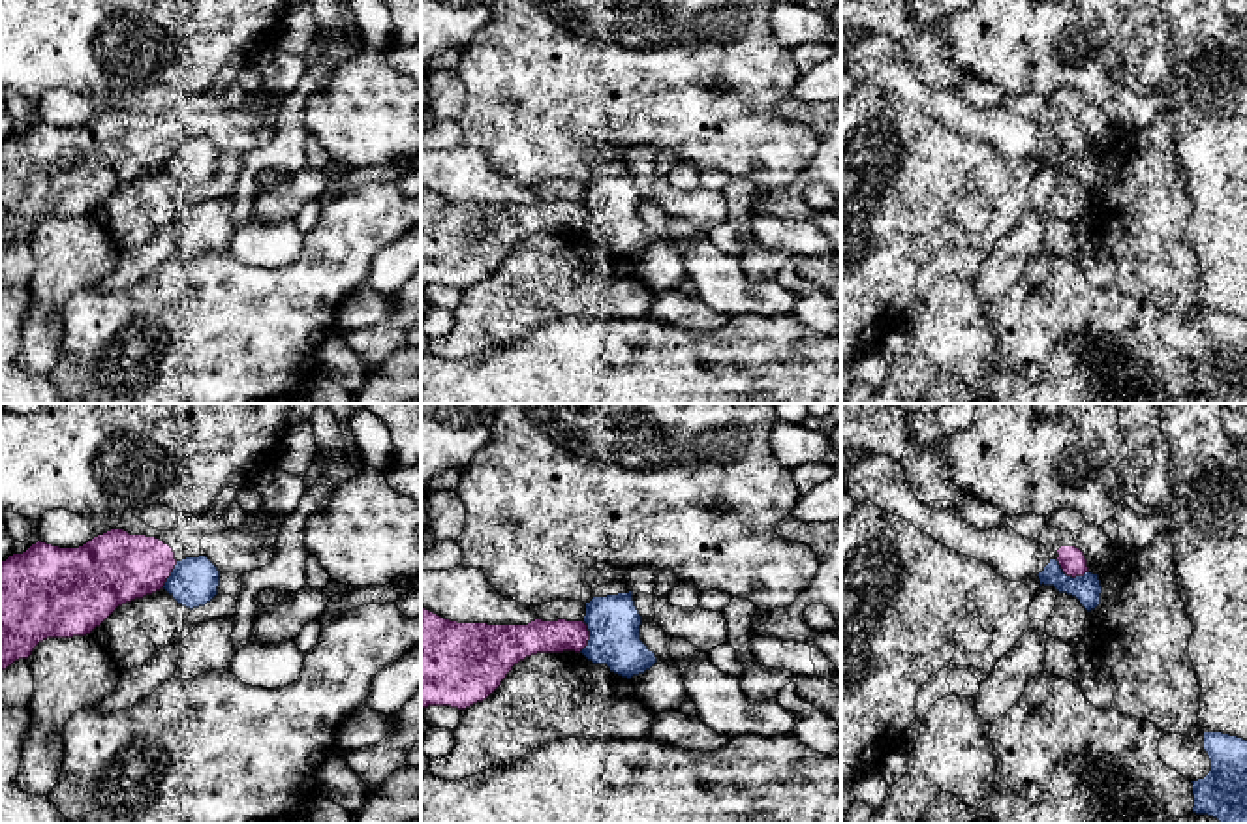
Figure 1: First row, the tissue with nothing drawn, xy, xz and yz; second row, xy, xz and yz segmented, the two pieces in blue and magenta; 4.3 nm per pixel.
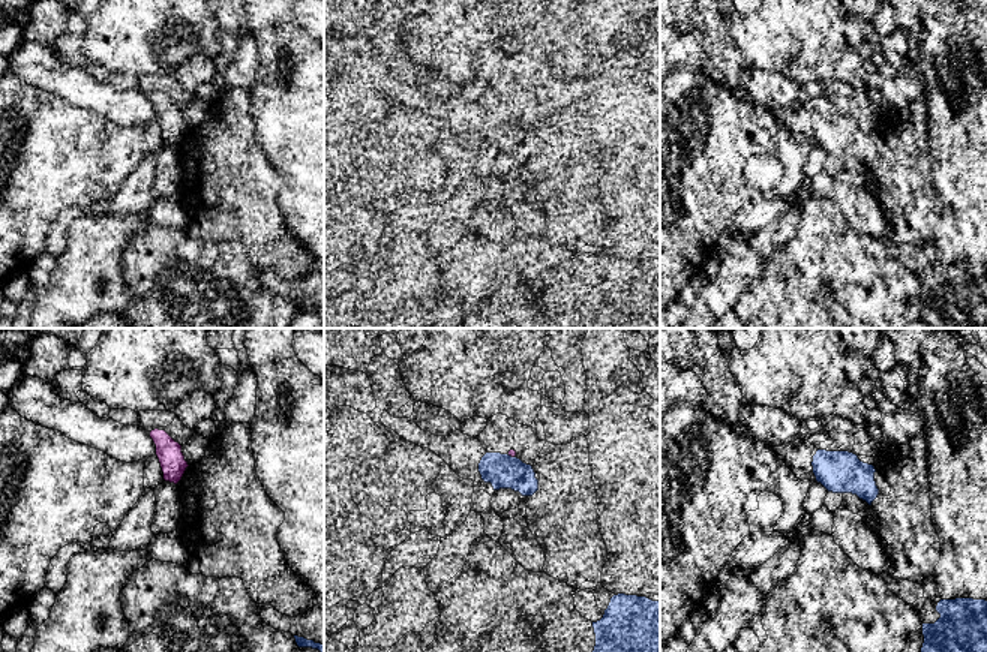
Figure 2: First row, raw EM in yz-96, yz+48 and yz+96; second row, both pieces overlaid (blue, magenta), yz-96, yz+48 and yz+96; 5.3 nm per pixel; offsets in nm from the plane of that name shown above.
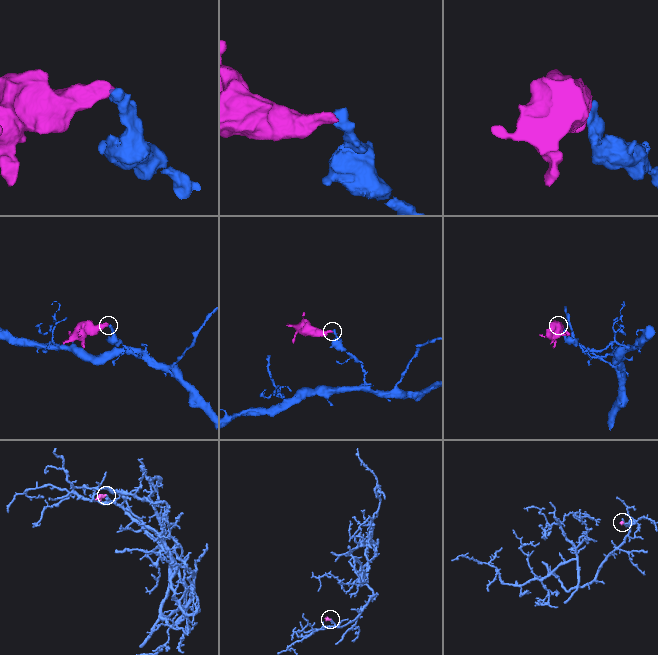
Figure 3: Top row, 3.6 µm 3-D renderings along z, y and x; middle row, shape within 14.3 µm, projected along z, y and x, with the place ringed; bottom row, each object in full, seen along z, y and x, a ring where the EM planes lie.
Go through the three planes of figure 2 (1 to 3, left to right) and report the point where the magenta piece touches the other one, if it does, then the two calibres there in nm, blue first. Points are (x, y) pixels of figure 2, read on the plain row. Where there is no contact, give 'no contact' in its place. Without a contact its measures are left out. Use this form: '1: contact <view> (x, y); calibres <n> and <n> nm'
1: no contact
2: contact yz+48 (510, 120); calibres 190 and 40 nm
3: no contact

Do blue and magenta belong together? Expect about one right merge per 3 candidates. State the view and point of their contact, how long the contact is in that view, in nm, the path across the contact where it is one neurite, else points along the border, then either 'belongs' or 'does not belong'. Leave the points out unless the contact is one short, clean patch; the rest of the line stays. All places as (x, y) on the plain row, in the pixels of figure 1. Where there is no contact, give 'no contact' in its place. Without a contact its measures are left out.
meets blue in yz at (1071, 156); contact 160 nm long; does not belong

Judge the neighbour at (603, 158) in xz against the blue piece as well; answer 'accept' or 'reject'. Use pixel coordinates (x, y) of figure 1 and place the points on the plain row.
accept

